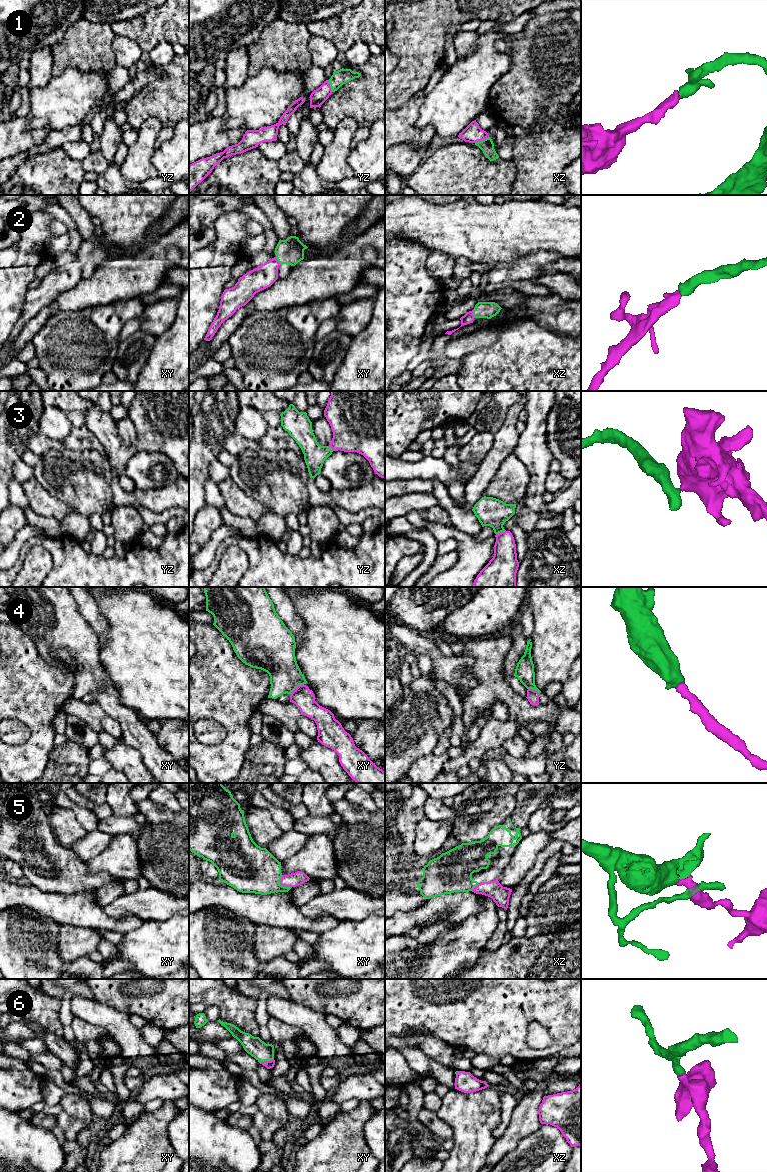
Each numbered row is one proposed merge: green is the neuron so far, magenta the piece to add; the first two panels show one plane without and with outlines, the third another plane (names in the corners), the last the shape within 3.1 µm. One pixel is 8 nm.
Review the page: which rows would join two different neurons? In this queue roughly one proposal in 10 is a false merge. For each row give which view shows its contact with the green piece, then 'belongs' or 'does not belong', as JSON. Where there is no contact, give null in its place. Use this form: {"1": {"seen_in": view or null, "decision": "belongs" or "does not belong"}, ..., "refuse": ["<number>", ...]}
{"1": {"seen_in": "xz", "decision": "belongs"}, "2": {"seen_in": "xz", "decision": "belongs"}, "3": {"seen_in": "xz", "decision": "belongs"}, "4": {"seen_in": "xy", "decision": "belongs"}, "5": {"seen_in": "xy", "decision": "belongs"}, "6": {"seen_in": "xy", "decision": "belongs"}, "refuse": []}

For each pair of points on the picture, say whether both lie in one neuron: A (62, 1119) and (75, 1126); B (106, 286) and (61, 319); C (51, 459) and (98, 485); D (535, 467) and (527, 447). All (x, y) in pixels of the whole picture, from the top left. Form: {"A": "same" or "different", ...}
{"A": "same", "B": "different", "C": "same", "D": "same"}

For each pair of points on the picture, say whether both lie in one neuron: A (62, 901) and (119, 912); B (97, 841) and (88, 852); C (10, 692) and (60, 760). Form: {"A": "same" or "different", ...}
{"A": "different", "B": "same", "C": "different"}

